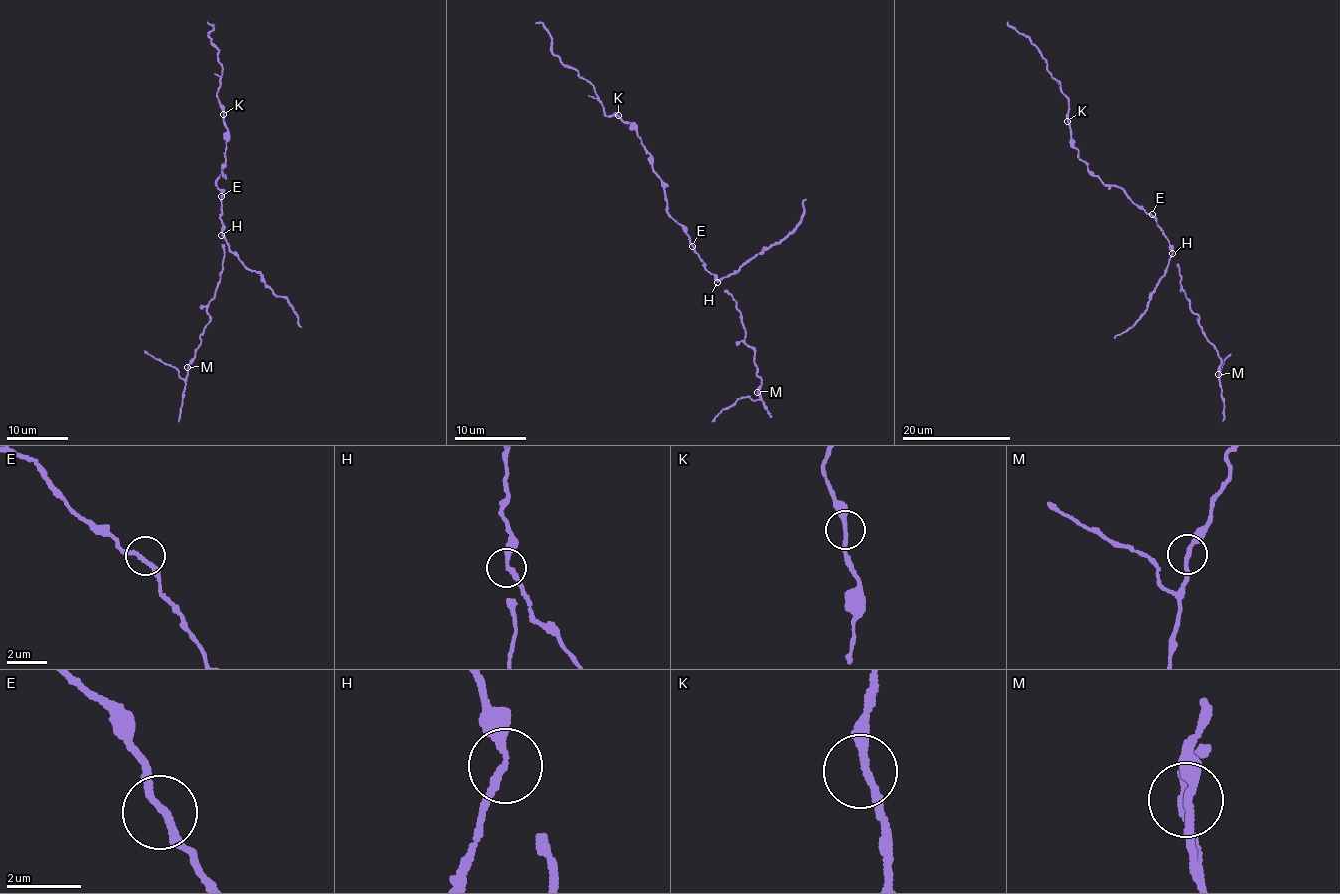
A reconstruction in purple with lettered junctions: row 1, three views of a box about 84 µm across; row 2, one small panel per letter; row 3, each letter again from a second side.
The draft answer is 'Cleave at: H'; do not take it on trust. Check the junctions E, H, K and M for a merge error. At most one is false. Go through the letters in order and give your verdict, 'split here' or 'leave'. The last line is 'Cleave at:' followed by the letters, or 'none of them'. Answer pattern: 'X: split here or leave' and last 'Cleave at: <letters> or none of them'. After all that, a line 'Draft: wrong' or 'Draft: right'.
E: leave
H: split here
K: leave
M: leave
Cleave at: H
Draft: right

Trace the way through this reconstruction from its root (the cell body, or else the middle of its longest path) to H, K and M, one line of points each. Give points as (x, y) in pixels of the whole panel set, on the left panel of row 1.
H: (222, 198), (222, 235)
K: (222, 198), (223, 192), (216, 182), (222, 174), (224, 175), (221, 169), (225, 162), (228, 131), (223, 114)
M: (222, 198), (220, 219), (222, 237), (226, 240), (222, 272), (219, 284), (208, 302), (210, 322), (187, 367)

